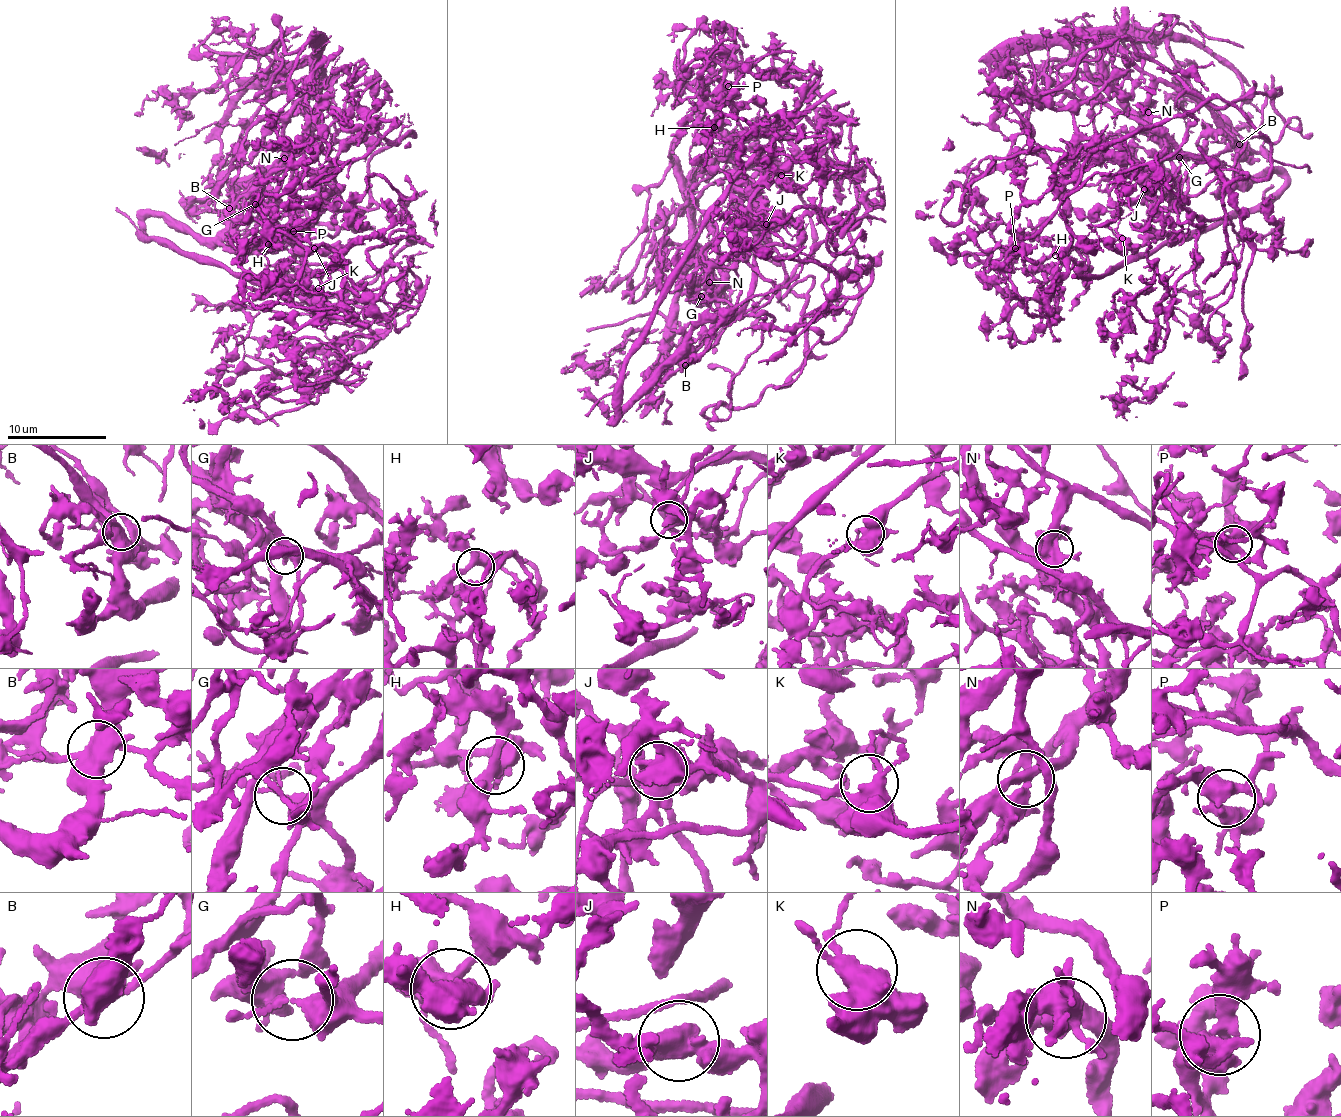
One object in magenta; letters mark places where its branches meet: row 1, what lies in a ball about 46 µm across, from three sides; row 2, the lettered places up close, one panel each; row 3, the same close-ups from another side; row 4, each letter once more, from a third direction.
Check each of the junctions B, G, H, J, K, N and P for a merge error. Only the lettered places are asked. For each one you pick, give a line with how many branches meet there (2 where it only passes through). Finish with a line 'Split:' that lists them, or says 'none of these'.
B: 5 branches meet
G: 3 branches meet
N: 4 branches meet
Split: B, G, N

